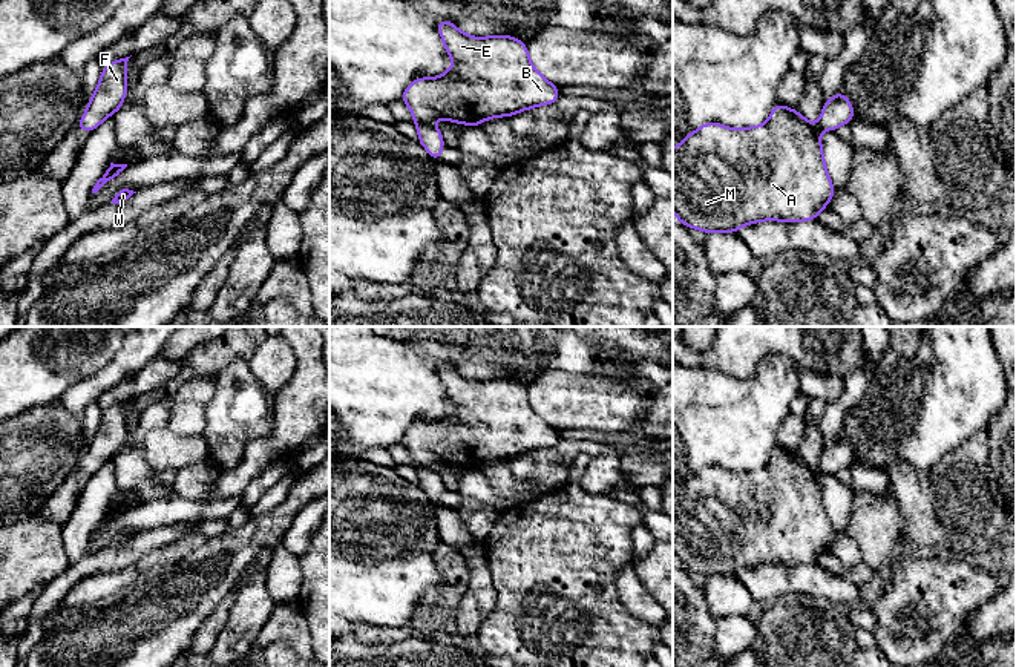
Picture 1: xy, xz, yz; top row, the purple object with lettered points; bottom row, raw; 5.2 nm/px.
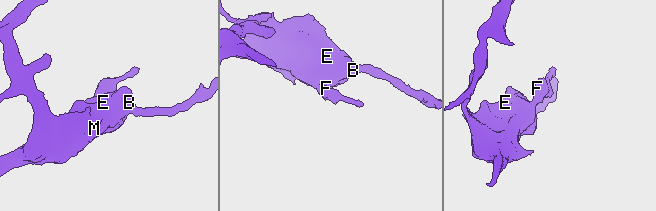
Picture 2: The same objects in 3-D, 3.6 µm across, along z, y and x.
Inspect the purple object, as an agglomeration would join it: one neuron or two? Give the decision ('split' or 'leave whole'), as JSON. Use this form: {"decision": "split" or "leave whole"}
{"decision": "leave whole"}

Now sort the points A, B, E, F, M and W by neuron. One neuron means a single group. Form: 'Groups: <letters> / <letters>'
Groups: A B E F M W

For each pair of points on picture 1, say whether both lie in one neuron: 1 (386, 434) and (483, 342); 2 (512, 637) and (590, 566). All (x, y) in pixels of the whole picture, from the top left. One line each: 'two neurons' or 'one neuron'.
1: one neuron
2: one neuron

